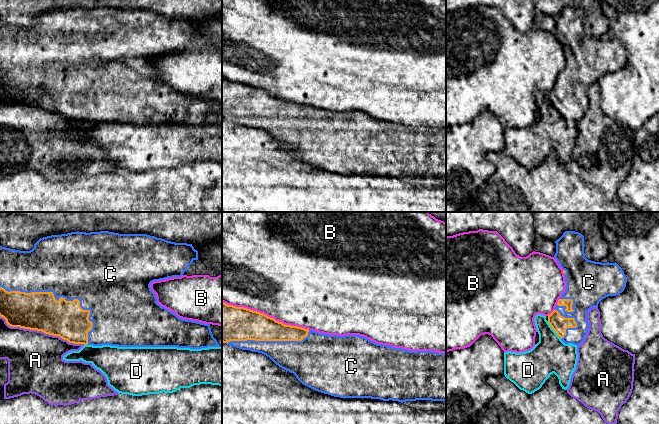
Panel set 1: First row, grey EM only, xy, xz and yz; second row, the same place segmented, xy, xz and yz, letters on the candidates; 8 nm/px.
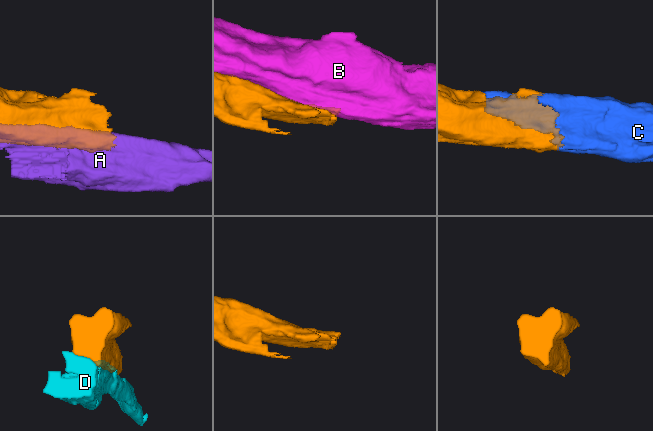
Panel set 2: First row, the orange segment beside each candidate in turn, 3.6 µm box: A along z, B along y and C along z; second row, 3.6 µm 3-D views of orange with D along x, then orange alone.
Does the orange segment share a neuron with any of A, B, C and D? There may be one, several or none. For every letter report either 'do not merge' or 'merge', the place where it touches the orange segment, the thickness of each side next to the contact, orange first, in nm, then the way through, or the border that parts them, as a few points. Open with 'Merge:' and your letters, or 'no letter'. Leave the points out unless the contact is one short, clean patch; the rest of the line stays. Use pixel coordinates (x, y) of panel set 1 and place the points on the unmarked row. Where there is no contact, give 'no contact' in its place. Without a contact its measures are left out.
Merge: C
A: do not merge; meets orange in xy at (42, 107); 320 nm thick on the orange side, 440 nm on the other
B: do not merge; meets orange in xz at (266, 91); 280 nm thick on the orange side, 500 nm on the other
C: merge; meets orange in xy at (62, 73); 320 nm thick on the orange side, 500 nm on the other
D: do not merge; meets orange in yz at (553, 105); 140 nm thick on the orange side, 300 nm on the other

